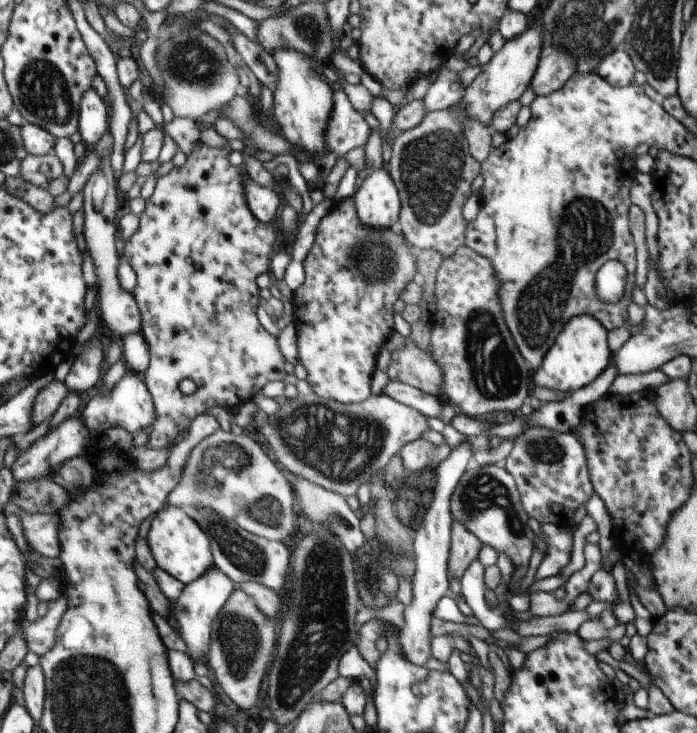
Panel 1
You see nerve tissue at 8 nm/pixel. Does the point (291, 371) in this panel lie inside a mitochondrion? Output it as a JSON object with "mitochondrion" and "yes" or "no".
{"mitochondrion":"no"}

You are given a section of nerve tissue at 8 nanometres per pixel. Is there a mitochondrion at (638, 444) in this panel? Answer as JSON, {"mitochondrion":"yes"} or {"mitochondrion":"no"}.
{"mitochondrion":"no"}

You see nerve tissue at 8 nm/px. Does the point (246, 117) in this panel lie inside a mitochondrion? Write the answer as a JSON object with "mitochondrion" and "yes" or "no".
{"mitochondrion":"no"}

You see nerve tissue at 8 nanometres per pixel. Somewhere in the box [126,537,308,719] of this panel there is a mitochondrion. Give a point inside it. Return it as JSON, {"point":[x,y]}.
{"point":[240,638]}

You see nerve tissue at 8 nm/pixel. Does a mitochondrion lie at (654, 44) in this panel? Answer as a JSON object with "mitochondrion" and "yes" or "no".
{"mitochondrion":"yes"}

